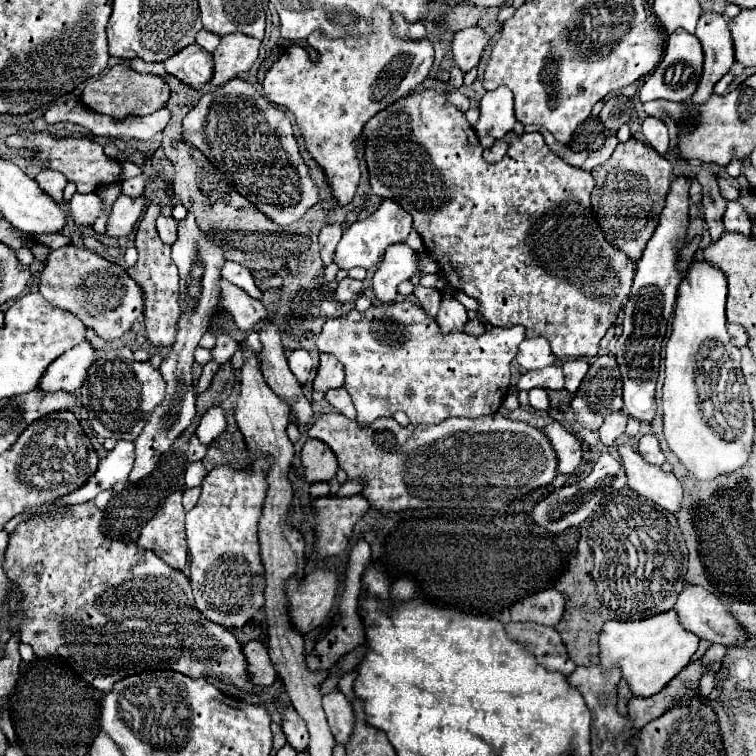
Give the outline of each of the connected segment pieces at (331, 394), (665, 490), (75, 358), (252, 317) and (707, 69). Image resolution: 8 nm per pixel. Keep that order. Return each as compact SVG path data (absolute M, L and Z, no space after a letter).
M344 388L328 390L328 392L326 392L326 400L328 400L334 408L338 408L344 416L348 416L350 420L356 420L356 408L354 408L354 404L352 404L352 400L350 400L350 396L348 396L348 392L346 392Z
M630 444L618 446L618 452L624 462L628 486L634 492L672 514L678 514L678 510L682 510L684 490L674 474L664 474L662 468L646 464L644 458Z
M82 342L74 346L72 350L64 352L42 376L38 388L42 390L66 390L76 392L82 386L82 378L86 378L86 372L90 364L96 360L96 348L90 342Z
M220 280L220 288L220 304L234 316L234 324L240 330L250 332L252 328L256 328L256 324L266 320L268 312L260 300L250 298L242 288L230 284L228 280Z
M704 12L698 20L696 32L702 50L704 50L704 74L700 78L700 84L692 98L688 100L690 104L702 104L710 98L714 84L730 72L734 60L734 44L732 36L728 30L728 22L722 14L716 12Z

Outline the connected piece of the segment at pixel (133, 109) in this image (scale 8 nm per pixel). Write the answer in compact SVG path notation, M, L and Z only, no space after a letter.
M126 64L112 66L98 80L86 82L84 90L82 90L82 102L90 110L94 110L98 114L112 116L116 120L122 120L122 118L128 118L128 116L148 116L148 114L164 108L168 98L170 98L170 88L160 76L140 74Z

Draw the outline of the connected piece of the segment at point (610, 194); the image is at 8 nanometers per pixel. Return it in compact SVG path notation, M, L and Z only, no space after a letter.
M630 138L624 144L618 144L610 160L592 170L596 186L592 190L590 202L596 222L600 224L606 240L626 252L630 262L638 262L646 242L658 226L658 216L664 208L664 198L672 178L672 162L654 152L642 140Z

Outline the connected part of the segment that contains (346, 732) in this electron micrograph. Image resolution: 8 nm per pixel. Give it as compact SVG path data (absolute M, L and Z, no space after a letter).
M334 688L332 692L322 696L322 708L326 712L328 724L332 728L332 734L336 742L346 744L348 736L352 734L352 724L354 724L354 712L350 702L344 698L344 694Z

